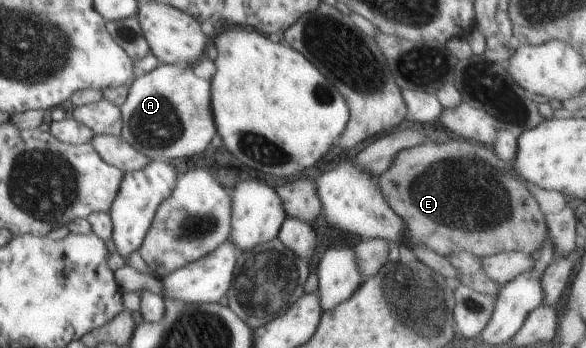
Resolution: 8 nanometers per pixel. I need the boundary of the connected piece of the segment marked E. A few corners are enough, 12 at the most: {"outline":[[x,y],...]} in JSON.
{"outline":[[493,148],[400,151],[377,177],[436,254],[539,254],[535,187]]}

